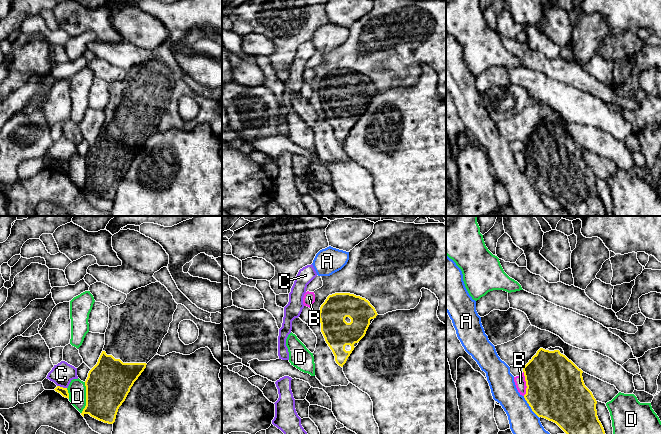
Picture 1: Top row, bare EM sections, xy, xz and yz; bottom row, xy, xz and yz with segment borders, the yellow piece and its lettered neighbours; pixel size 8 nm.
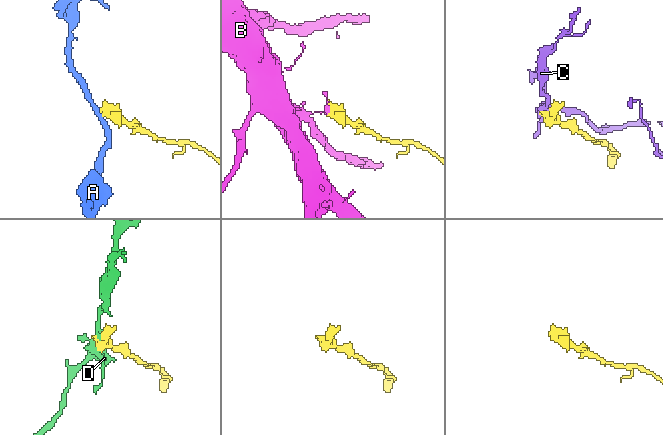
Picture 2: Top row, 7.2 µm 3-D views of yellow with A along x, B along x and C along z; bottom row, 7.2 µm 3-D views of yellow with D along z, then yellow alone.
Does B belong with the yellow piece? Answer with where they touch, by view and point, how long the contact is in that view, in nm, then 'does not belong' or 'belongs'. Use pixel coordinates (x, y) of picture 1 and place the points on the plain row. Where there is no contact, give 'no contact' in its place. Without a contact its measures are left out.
meets yellow in yz at (526, 159); contact 200 nm long; does not belong

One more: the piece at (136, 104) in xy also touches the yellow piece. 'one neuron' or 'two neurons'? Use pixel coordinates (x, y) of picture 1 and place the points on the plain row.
one neuron

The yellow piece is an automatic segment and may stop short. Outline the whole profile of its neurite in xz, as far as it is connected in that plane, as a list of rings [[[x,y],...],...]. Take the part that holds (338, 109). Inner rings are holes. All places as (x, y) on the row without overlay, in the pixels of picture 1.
[[[350,69],[329,71],[321,81],[321,108],[339,142],[346,139],[377,91],[368,76]]]

